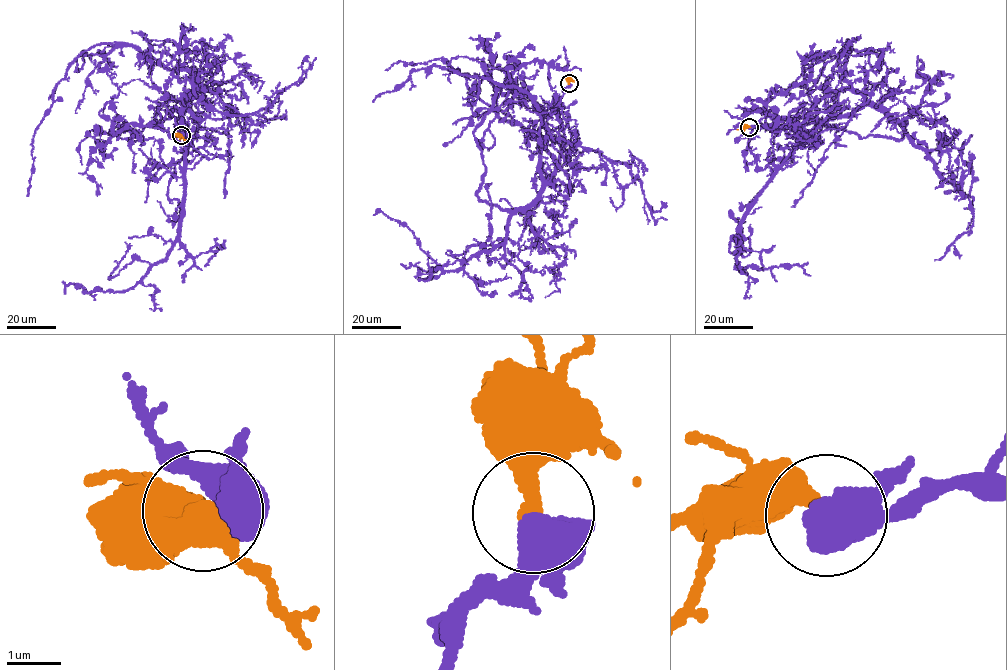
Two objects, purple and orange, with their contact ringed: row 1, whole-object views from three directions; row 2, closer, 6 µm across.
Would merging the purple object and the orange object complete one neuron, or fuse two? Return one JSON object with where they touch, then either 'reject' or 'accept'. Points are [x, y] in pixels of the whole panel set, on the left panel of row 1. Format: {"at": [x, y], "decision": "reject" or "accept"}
{"at": [181, 135], "decision": "reject"}

